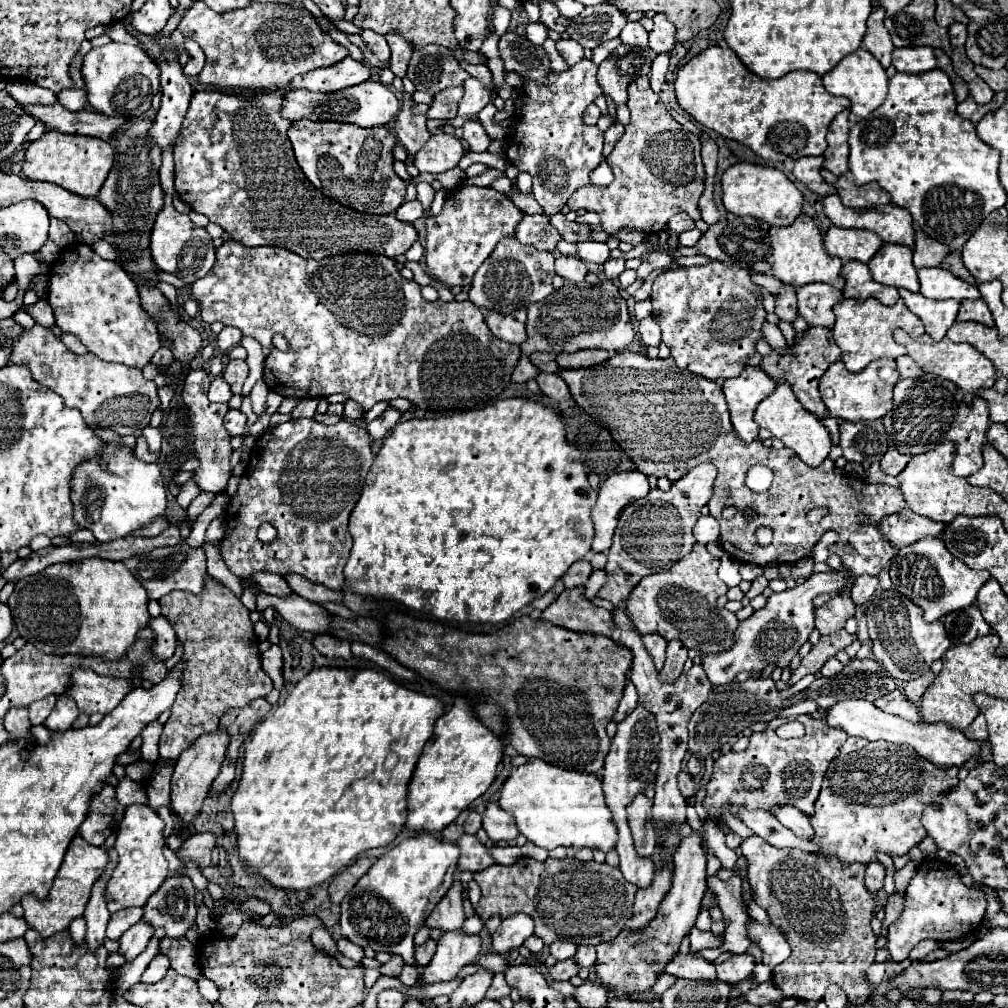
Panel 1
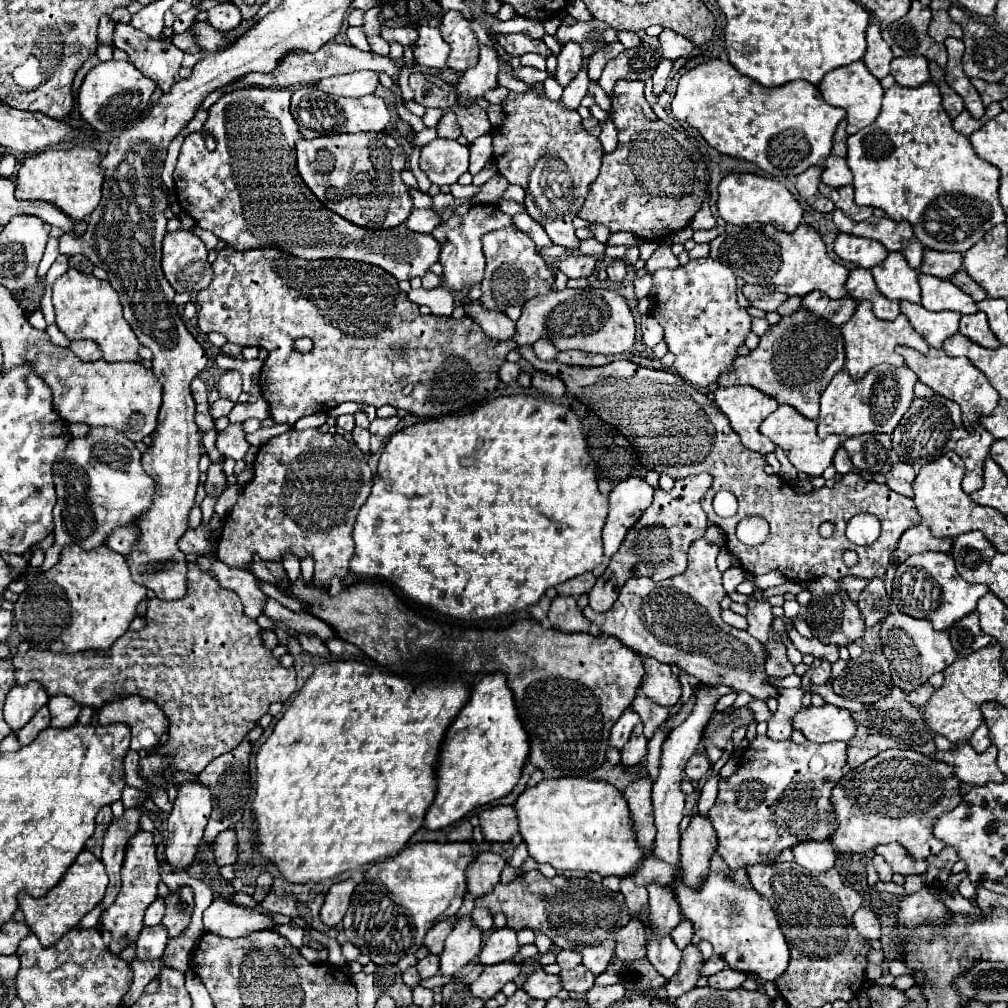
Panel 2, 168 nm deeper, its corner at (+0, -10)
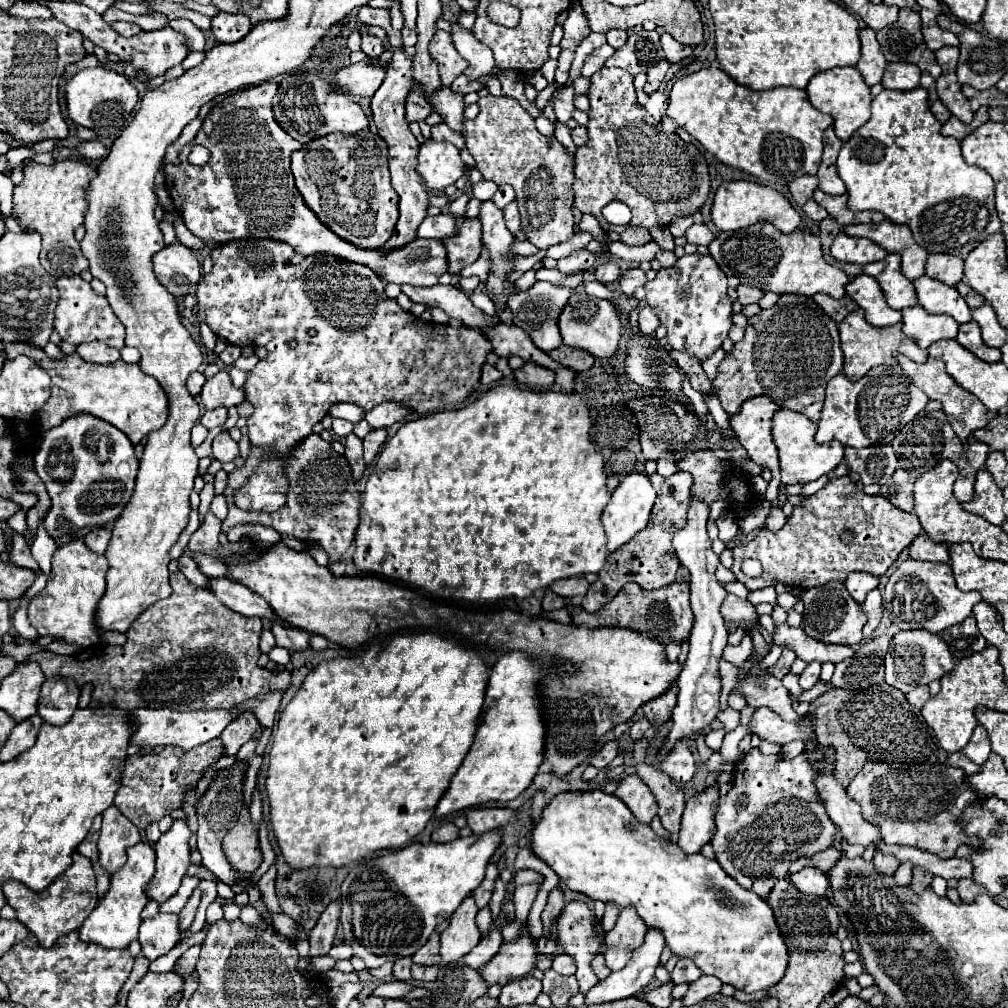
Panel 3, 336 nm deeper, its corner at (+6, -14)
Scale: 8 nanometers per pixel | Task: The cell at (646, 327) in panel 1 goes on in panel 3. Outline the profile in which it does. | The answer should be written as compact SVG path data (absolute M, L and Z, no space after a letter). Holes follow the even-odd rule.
M644 307L644 309L642 309L638 323L640 323L640 331L642 331L644 335L652 335L652 333L658 329L658 325L660 325L658 317L654 315L654 311L652 311L650 307Z

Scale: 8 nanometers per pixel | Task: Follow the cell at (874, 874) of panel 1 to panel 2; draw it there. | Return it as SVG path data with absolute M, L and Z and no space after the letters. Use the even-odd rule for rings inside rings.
M874 855L874 867L876 867L876 871L878 871L878 875L880 875L880 881L892 881L892 869L890 869L890 865L884 861L884 857L880 857L880 855Z

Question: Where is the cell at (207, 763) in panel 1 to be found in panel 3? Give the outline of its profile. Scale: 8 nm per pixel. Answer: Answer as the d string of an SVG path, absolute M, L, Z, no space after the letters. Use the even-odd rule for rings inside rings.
M176 819L172 827L160 835L156 851L156 873L148 885L148 897L162 903L172 897L186 869L190 867L190 829L186 819Z

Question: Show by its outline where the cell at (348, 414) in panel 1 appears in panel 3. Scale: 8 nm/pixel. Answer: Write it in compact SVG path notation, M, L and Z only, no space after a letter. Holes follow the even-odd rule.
M350 433L346 437L344 447L346 447L344 455L346 455L346 459L348 459L350 467L352 467L352 473L354 473L356 479L360 479L362 473L364 473L364 467L366 467L364 459L362 459L362 439L358 439L354 433Z

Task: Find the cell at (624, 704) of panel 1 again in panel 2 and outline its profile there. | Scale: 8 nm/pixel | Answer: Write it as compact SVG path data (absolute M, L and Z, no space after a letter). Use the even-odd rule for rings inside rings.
M632 709L624 711L624 715L616 721L616 725L610 731L610 747L614 747L614 749L620 751L626 745L630 733L632 733L632 729L634 729L634 725L638 721L640 721L640 717Z

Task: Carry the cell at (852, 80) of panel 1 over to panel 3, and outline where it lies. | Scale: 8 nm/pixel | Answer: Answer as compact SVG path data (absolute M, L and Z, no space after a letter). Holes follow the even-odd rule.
M834 67L828 71L816 73L810 79L806 93L810 97L810 103L818 111L834 117L834 129L842 141L848 141L852 137L852 133L858 131L870 119L870 103L872 103L870 87L864 83L864 79L856 67Z

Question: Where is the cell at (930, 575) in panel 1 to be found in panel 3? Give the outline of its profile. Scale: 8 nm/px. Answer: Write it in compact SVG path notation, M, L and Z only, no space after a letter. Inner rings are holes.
M906 559L888 579L884 589L884 609L890 621L898 629L926 629L930 633L942 633L944 629L964 621L982 597L976 591L960 591L954 581L952 567L948 563L912 561Z

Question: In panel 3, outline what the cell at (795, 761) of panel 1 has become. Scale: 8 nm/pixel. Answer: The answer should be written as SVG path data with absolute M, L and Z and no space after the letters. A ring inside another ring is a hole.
M818 745L816 753L822 757L818 761L810 759L810 751L800 753L794 759L786 759L782 755L760 755L760 749L750 749L734 769L734 781L732 789L720 797L718 811L716 811L716 833L710 841L710 845L716 851L716 861L720 867L744 889L766 897L768 891L774 887L776 879L782 879L788 875L788 867L792 861L800 857L812 857L818 851L824 851L834 845L836 837L836 823L826 815L826 807L822 803L822 797L818 795L818 787L814 785L814 779L820 773L832 773L836 765L836 749Z

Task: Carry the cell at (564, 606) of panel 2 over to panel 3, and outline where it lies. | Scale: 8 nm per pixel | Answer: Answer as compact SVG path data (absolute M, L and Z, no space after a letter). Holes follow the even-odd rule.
M546 591L544 601L542 601L542 609L544 611L554 611L554 609L562 609L566 605L566 599L562 599L560 595L554 595L552 591Z

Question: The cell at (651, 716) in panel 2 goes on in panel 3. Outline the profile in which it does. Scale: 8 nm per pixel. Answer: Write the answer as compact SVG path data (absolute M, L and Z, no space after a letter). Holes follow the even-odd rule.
M648 739L634 741L634 769L652 789L652 793L660 805L658 817L660 817L664 829L668 829L672 835L678 835L680 817L682 817L682 811L686 805L684 791L678 785L674 785L674 781L666 773L648 765L646 755L648 755Z

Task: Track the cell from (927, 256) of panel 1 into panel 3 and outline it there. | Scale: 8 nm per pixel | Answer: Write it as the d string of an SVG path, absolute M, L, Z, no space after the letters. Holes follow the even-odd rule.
M928 255L926 275L946 285L956 285L962 279L964 261L956 255Z

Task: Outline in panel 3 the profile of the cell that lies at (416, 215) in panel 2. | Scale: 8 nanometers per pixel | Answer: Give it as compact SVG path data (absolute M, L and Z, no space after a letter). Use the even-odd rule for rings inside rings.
M436 215L426 217L418 227L418 237L422 239L444 239L456 233L456 219L452 215Z

